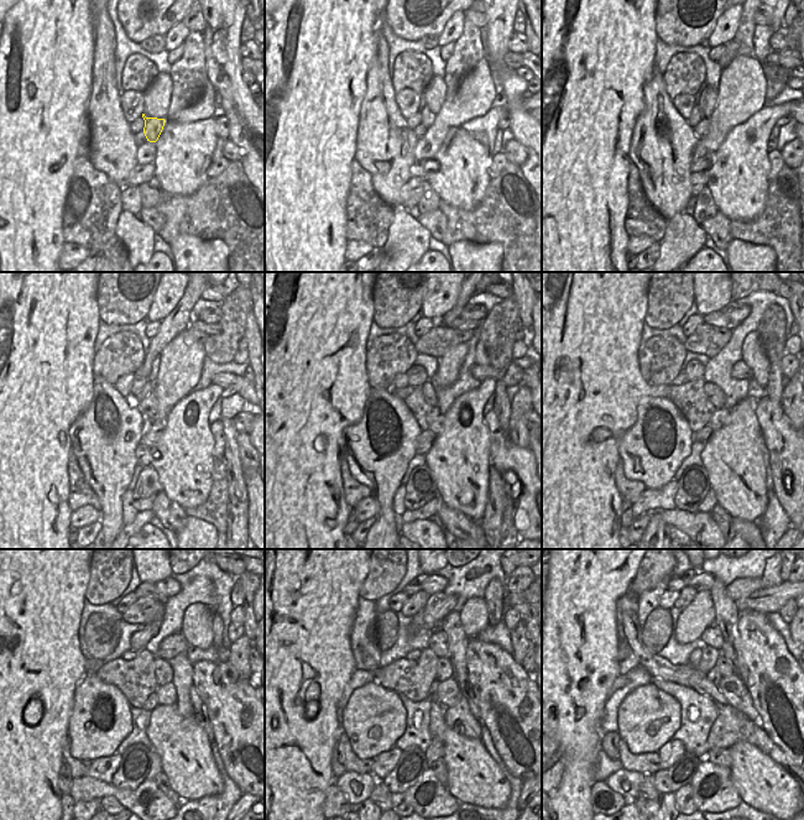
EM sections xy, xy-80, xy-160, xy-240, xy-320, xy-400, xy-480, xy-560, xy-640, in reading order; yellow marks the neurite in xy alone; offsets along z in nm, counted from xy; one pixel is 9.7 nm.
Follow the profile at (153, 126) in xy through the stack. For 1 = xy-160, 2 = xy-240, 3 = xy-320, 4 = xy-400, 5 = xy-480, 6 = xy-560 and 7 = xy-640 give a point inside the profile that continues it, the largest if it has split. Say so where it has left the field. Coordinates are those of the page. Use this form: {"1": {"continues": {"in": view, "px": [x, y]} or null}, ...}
{"1": {"continues": {"in": "xy-160", "px": [699, 98]}}, "2": {"continues": {"in": "xy-240", "px": [178, 320]}}, "3": {"continues": {"in": "xy-320", "px": [463, 299]}}, "4": {"continues": null}, "5": {"continues": null}, "6": {"continues": null}, "7": {"continues": null}}

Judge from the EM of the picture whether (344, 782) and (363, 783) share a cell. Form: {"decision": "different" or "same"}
{"decision": "same"}

